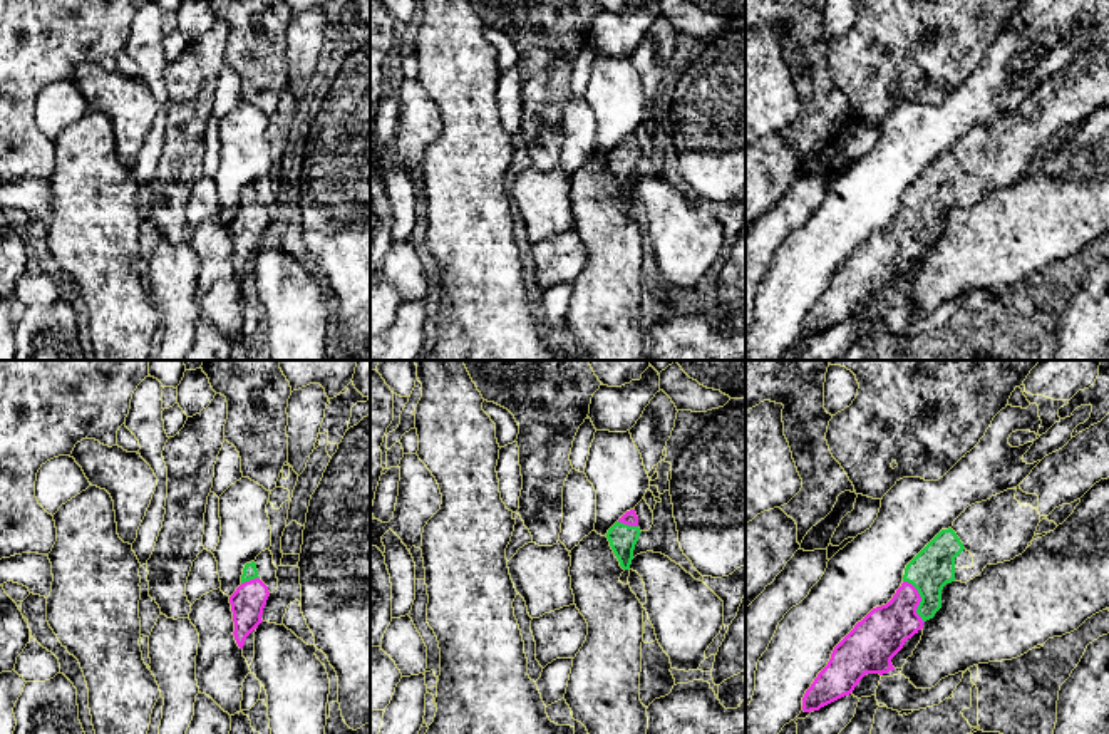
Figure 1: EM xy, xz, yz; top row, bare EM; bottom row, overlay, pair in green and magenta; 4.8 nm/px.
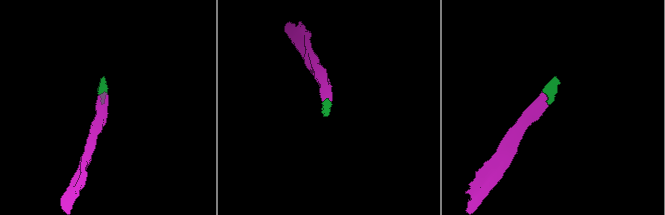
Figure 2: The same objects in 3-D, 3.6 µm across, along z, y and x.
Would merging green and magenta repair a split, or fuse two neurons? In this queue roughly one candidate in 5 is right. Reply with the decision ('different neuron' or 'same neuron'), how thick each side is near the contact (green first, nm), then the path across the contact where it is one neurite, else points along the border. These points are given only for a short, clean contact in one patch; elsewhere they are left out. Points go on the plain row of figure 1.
same neuron; 200 nm thick on the green side, 240 nm on the other; runs through yz (933, 191), (923, 203), (922, 225), (882, 258)

